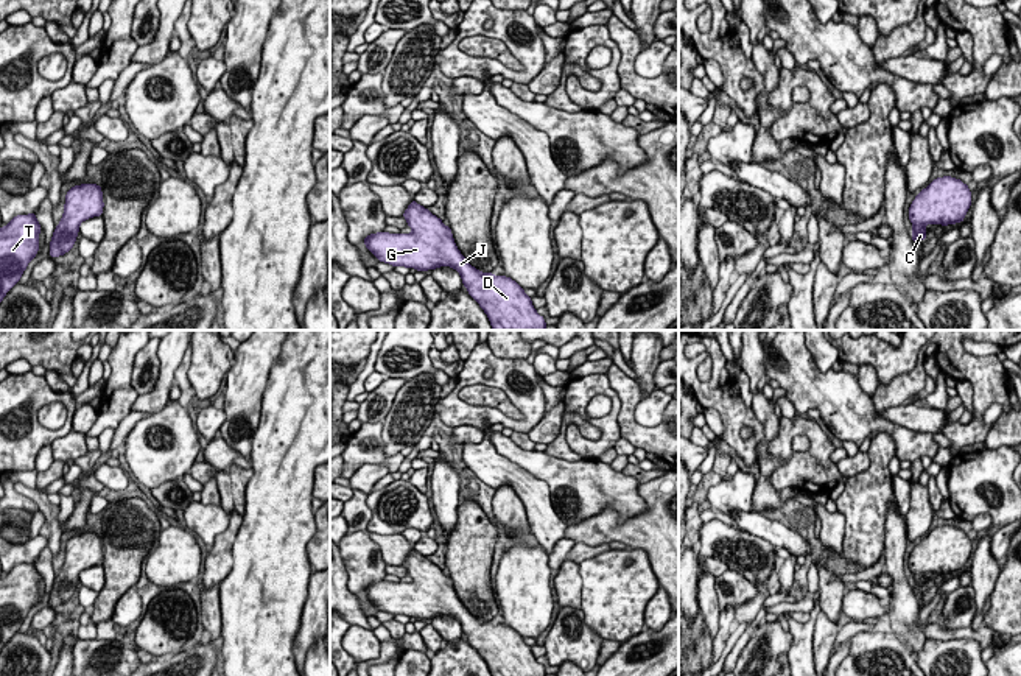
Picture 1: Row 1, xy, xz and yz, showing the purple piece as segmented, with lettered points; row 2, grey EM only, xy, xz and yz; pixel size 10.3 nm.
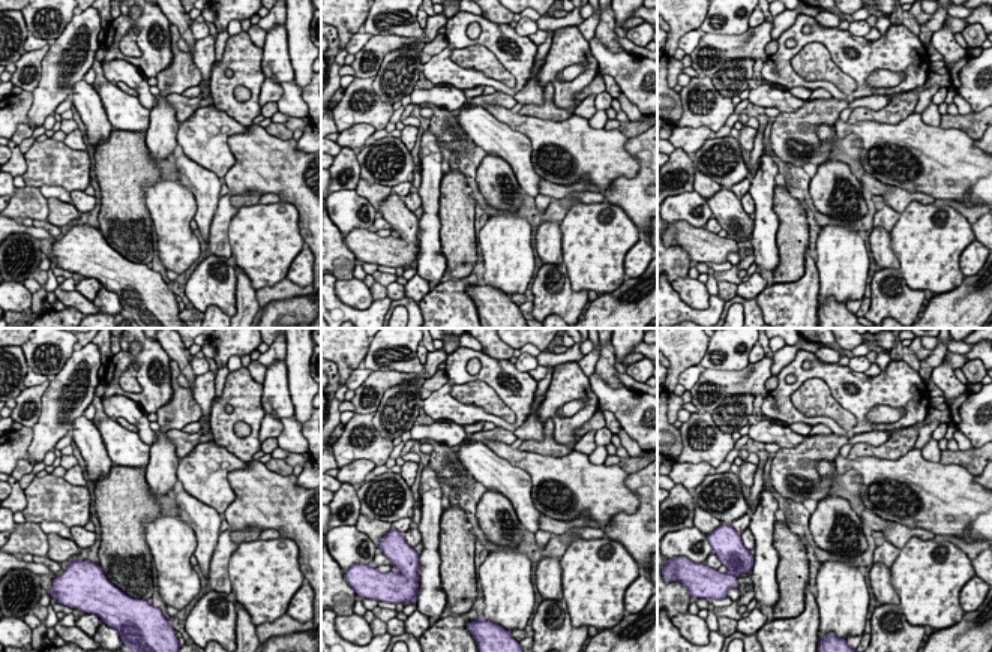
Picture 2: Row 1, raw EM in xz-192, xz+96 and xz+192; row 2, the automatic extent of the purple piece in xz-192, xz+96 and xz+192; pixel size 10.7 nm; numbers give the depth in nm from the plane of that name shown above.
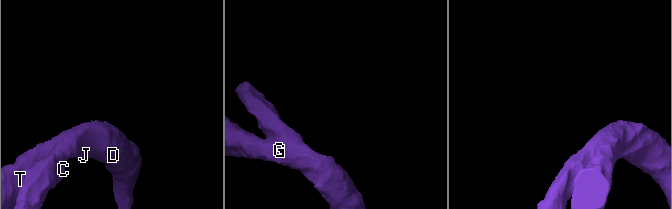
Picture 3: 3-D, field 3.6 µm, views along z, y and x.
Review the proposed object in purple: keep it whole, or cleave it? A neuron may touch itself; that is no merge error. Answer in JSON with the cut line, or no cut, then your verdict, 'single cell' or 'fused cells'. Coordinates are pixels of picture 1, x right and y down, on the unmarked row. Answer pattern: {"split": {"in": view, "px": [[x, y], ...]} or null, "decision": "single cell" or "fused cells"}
{"split": null, "decision": "single cell"}

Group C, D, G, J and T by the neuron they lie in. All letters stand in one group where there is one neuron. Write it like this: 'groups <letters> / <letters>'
groups C D G J T

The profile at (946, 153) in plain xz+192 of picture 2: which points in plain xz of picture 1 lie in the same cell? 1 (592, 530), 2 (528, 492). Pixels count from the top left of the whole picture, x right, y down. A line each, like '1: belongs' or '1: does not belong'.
1: does not belong
2: does not belong

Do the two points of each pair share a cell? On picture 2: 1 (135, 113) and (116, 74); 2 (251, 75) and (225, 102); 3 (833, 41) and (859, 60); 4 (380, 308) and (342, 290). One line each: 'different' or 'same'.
1: different
2: same
3: same
4: different

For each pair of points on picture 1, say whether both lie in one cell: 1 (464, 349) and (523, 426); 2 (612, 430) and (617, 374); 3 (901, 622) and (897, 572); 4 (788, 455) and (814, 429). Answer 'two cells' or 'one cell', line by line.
1: two cells
2: two cells
3: one cell
4: one cell

